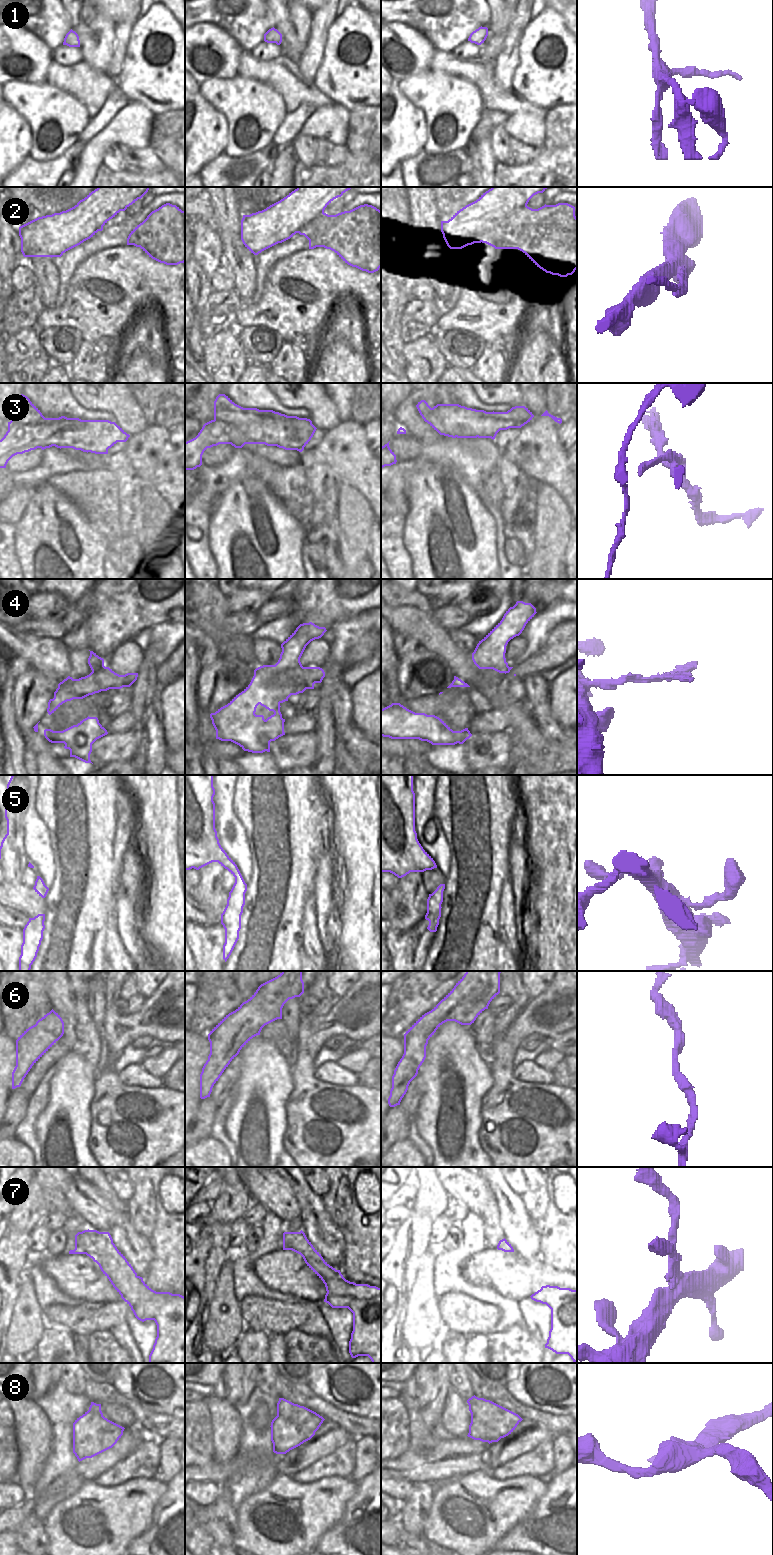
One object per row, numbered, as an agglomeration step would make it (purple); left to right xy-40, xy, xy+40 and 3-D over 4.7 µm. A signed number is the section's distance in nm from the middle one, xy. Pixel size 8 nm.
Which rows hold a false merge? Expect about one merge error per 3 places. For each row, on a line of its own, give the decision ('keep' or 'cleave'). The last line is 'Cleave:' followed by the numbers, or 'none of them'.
1: cleave
2: cleave
3: cleave
4: keep
5: keep
6: keep
7: cleave
8: cleave
Cleave: 1, 2, 3, 7, 8

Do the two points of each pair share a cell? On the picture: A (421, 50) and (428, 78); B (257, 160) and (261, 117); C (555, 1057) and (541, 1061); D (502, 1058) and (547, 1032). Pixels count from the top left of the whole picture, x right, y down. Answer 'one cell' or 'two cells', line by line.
A: two cells
B: two cells
C: one cell
D: one cell

